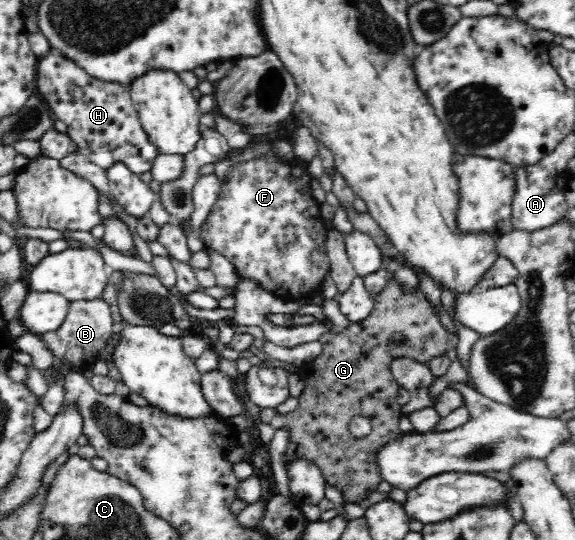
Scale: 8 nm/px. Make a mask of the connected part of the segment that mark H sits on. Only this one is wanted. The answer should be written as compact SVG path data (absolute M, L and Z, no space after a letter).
M57 51L41 58L35 81L37 94L46 100L54 117L67 125L67 135L91 163L105 170L122 163L137 175L151 172L158 150L149 142L138 118L130 86L97 80Z

